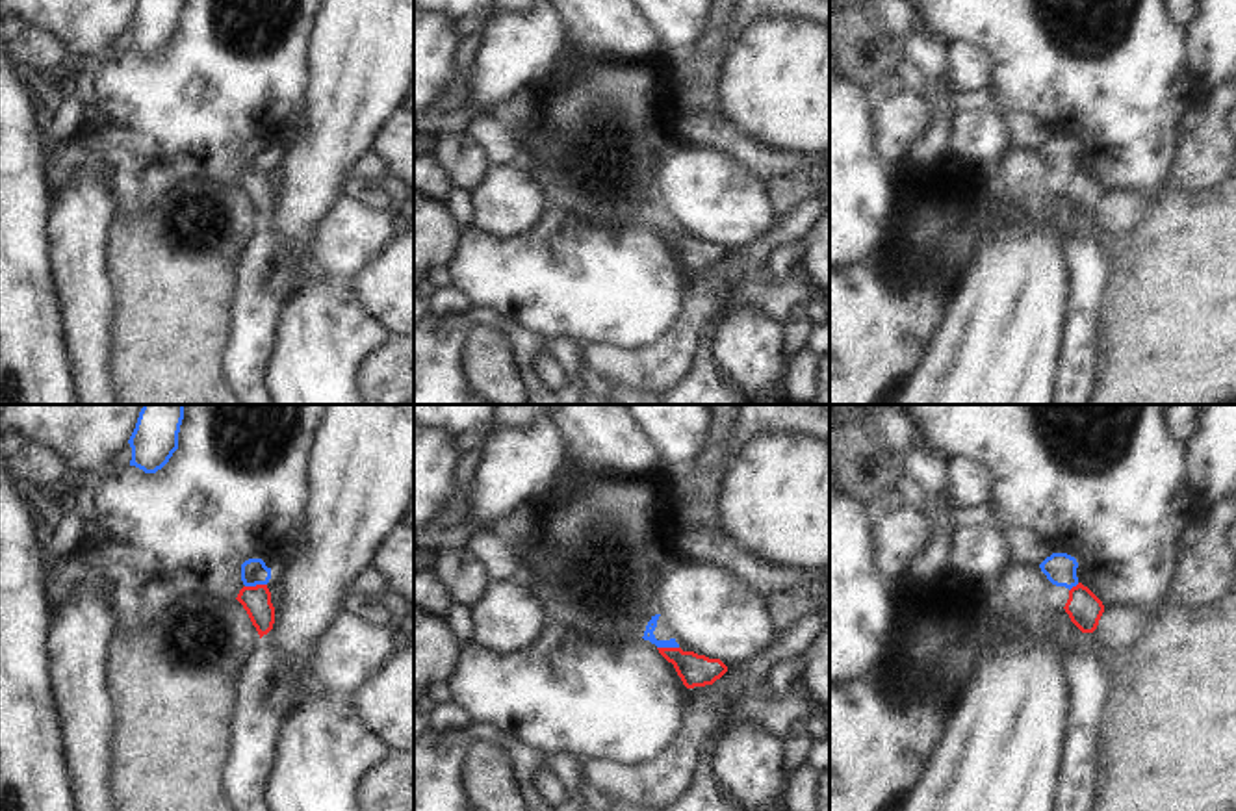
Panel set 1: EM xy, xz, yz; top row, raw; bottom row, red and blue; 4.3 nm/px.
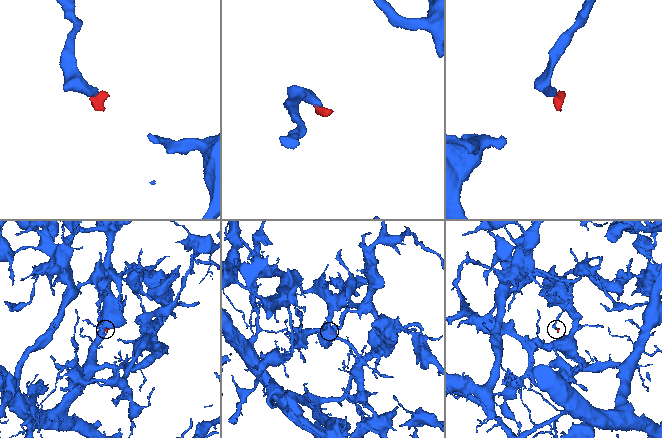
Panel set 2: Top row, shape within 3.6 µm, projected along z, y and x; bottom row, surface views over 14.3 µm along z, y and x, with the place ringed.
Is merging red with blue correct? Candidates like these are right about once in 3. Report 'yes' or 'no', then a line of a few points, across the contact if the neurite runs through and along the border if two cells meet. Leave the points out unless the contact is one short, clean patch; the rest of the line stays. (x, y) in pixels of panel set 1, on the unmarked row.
no; line xy (266, 167), (245, 171)

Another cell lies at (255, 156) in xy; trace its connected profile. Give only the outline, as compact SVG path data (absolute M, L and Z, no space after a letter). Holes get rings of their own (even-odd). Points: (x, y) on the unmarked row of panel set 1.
M249 143L241 148L241 165L245 171L267 169L271 152L262 143Z

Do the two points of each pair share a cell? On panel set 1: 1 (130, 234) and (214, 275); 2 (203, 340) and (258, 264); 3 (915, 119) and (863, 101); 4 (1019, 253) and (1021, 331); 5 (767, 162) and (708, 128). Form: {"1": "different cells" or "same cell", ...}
{"1": "same cell", "2": "different cells", "3": "different cells", "4": "same cell", "5": "same cell"}

